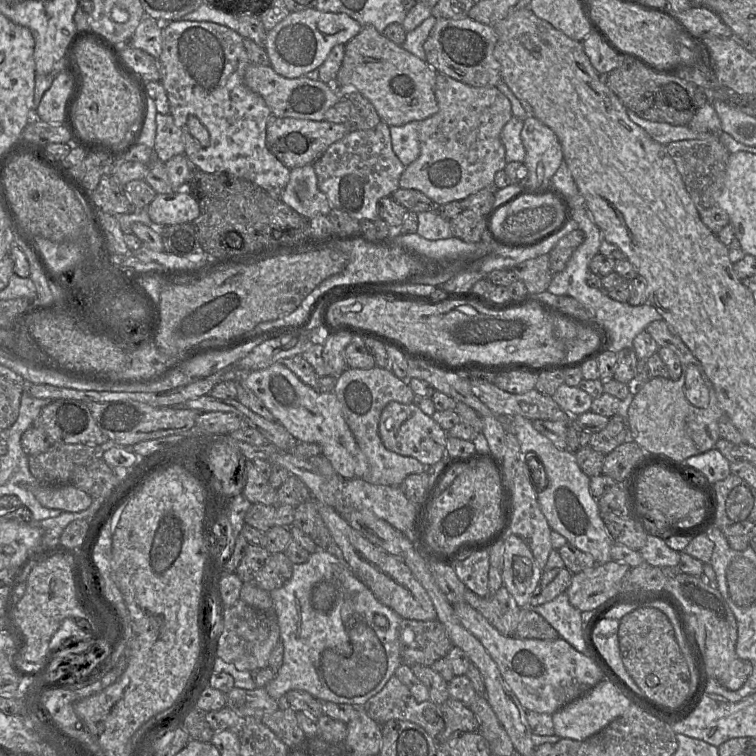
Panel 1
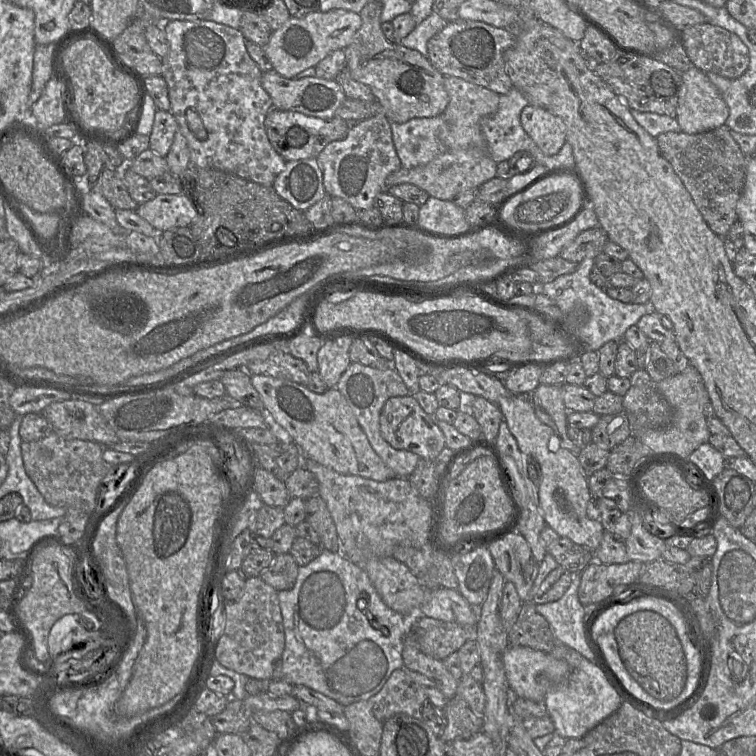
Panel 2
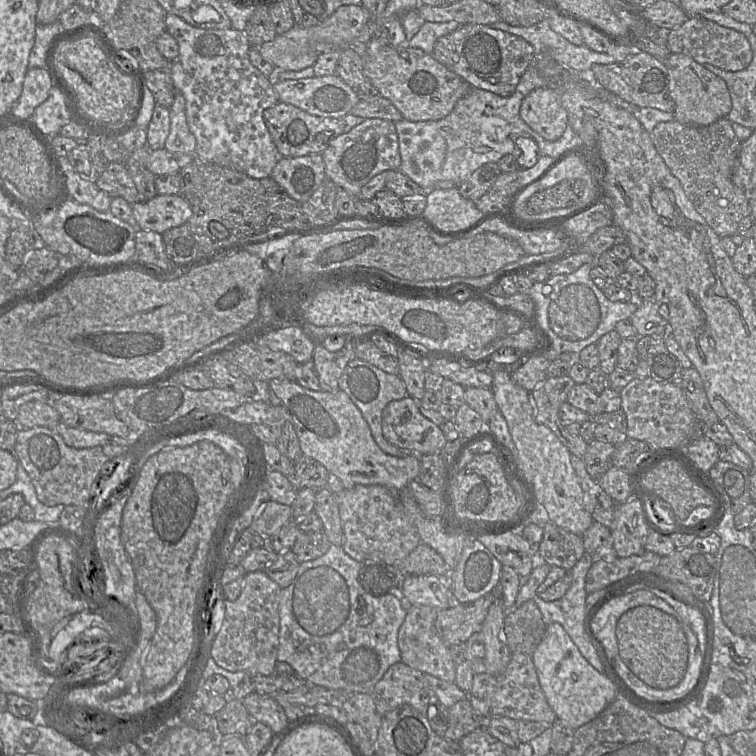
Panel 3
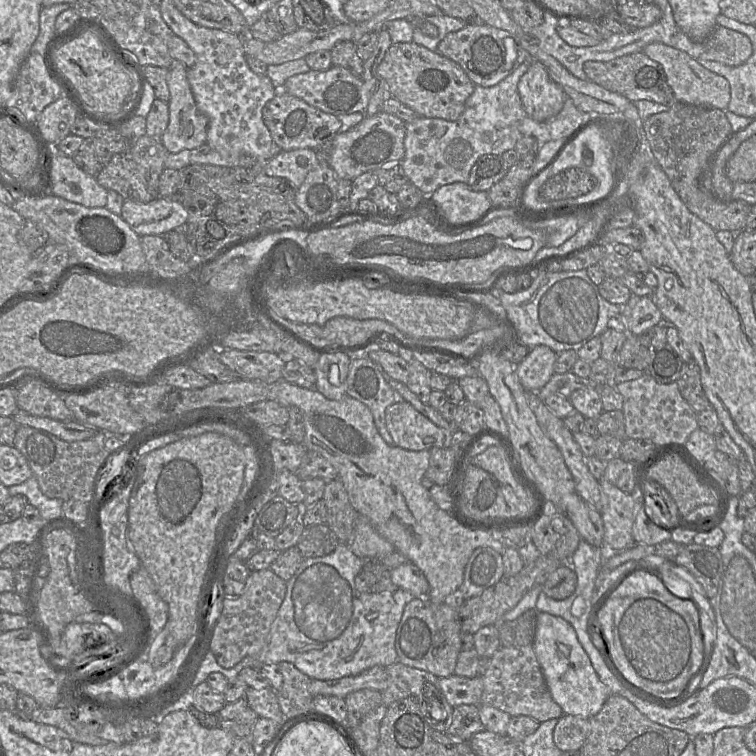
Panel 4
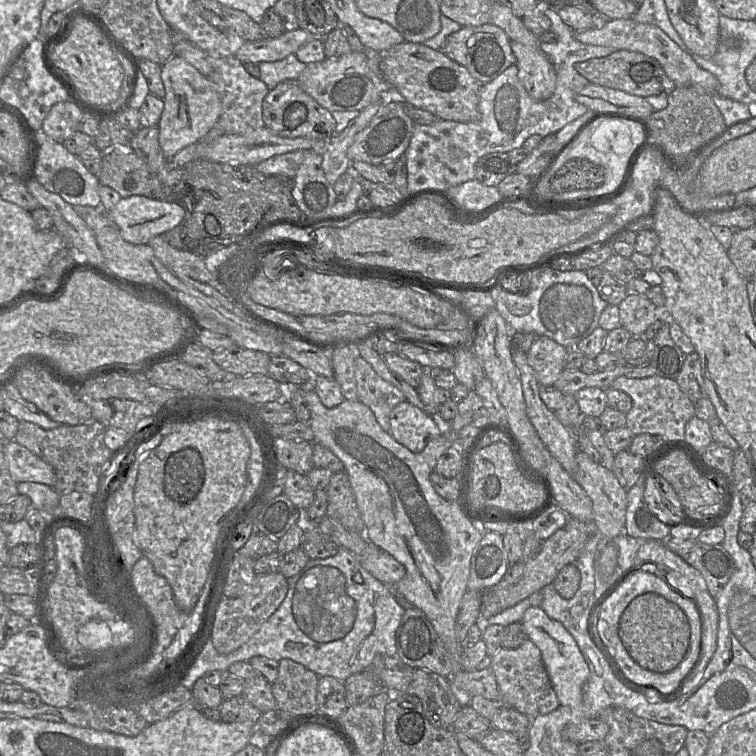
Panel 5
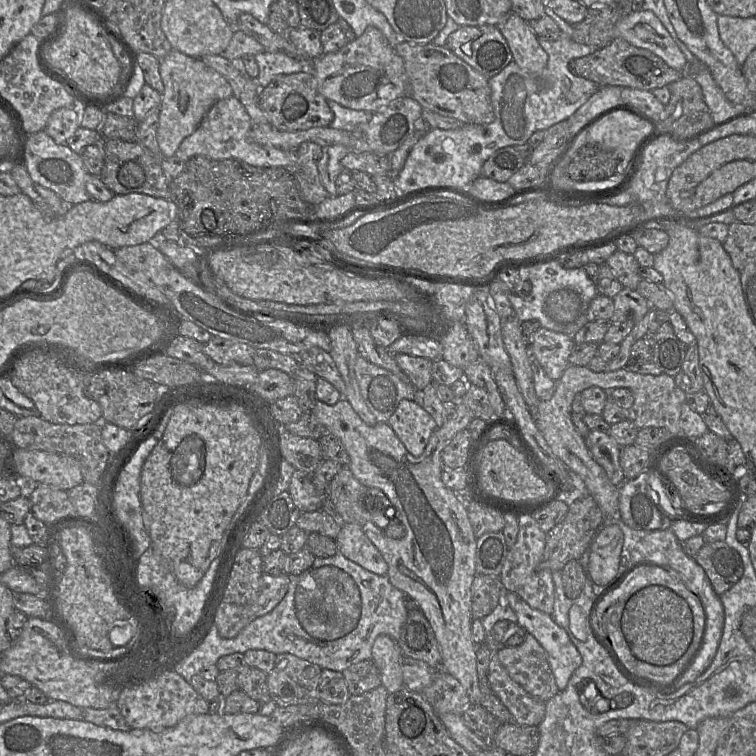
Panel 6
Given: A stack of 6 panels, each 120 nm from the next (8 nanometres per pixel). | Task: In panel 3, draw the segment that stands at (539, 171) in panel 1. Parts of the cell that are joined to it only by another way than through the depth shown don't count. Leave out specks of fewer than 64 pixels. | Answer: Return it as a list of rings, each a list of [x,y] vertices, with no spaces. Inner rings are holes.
[[[537,88],[522,101],[523,121],[547,141],[556,141],[568,125],[568,113],[559,93],[552,88]]]

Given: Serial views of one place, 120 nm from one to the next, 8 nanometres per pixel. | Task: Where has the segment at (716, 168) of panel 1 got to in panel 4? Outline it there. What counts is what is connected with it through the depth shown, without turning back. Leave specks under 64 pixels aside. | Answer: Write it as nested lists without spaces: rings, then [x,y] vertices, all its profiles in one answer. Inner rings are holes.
[[[674,102],[668,111],[650,116],[643,122],[645,138],[650,146],[652,154],[661,169],[669,178],[673,188],[686,207],[702,221],[710,225],[715,231],[742,231],[746,225],[746,219],[750,212],[750,205],[737,200],[727,201],[727,196],[714,187],[711,188],[712,160],[720,147],[733,134],[723,110]]]

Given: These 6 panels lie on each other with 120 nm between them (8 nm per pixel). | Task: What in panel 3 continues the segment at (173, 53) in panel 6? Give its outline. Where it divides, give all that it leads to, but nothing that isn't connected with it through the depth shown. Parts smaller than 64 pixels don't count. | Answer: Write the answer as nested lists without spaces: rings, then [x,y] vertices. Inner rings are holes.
[[[175,90],[170,111],[170,132],[165,141],[164,149],[171,153],[194,154],[196,138],[189,130],[185,109],[185,98]]]

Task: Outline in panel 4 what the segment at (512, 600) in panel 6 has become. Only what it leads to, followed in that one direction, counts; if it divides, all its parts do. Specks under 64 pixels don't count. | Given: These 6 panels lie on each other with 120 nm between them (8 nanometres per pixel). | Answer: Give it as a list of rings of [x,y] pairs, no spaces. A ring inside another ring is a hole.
[[[538,612],[536,632],[532,645],[548,690],[553,700],[561,707],[563,714],[583,718],[591,718],[597,714],[609,697],[609,690],[595,672],[571,624],[561,617],[546,612]]]

